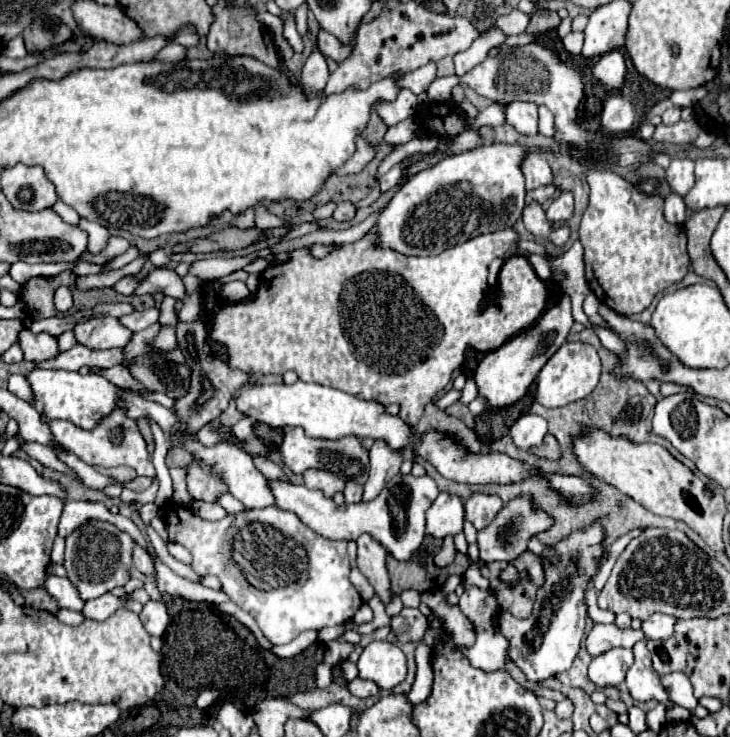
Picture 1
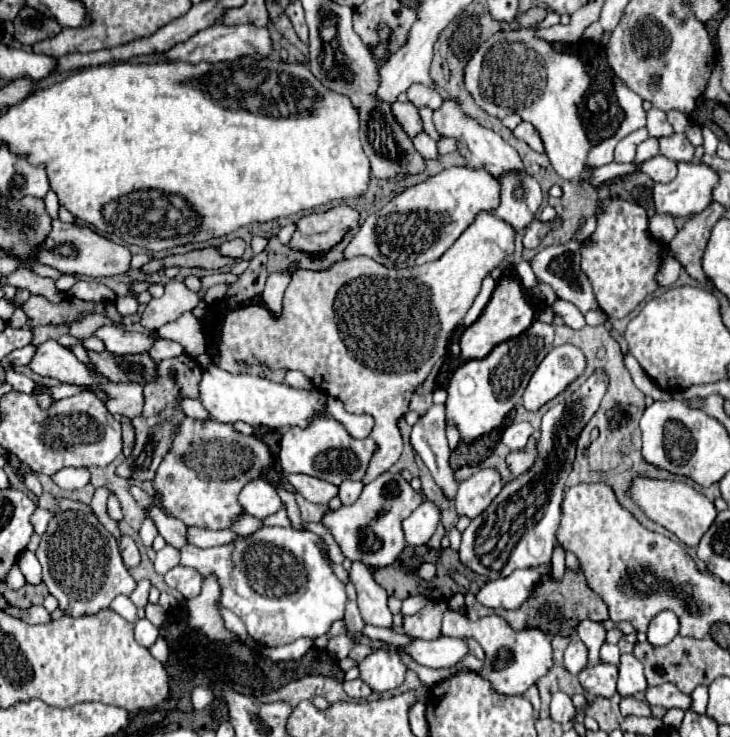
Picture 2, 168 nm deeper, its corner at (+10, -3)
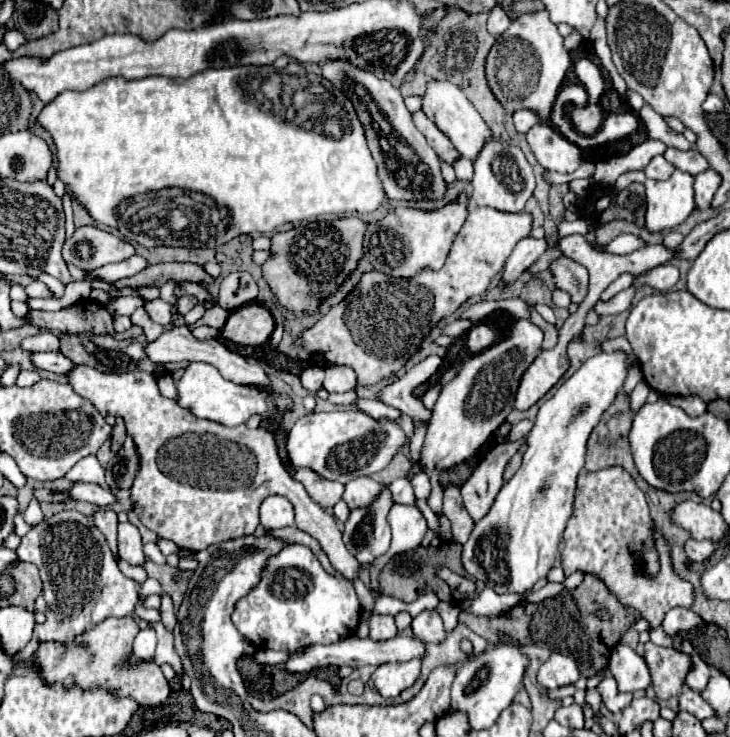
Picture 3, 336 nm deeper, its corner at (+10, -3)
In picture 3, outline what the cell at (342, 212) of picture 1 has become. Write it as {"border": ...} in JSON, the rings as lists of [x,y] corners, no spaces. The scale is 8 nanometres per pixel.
{"border":[[[337,218],[311,222],[287,232],[275,234],[271,240],[271,256],[263,264],[263,276],[279,302],[295,312],[313,312],[315,306],[355,270],[363,256],[363,234],[367,224],[361,218]]]}

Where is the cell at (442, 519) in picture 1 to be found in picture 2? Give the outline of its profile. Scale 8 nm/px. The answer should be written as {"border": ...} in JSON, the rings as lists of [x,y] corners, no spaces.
{"border":[[[423,502],[409,518],[405,518],[403,522],[403,534],[405,534],[405,542],[411,546],[421,546],[427,544],[429,538],[433,536],[437,524],[439,524],[441,516],[439,510],[435,508],[433,502]]]}

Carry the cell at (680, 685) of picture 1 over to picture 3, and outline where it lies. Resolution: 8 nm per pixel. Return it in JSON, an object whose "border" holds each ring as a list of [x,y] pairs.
{"border":[[[687,686],[683,688],[683,692],[679,696],[679,710],[685,710],[685,712],[693,714],[699,720],[705,720],[705,718],[713,716],[713,708],[697,692],[693,692]]]}

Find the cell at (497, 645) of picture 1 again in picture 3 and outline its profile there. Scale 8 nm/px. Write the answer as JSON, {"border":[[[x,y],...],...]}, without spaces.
{"border":[[[395,636],[395,638],[389,638],[389,640],[371,640],[371,638],[345,638],[333,646],[319,646],[319,644],[313,644],[307,648],[307,652],[303,654],[293,654],[285,666],[289,672],[309,672],[311,668],[315,666],[351,666],[351,668],[357,668],[357,666],[363,666],[363,664],[385,664],[385,662],[407,662],[407,660],[413,660],[413,658],[423,658],[425,656],[425,644],[415,638],[415,636]]]}

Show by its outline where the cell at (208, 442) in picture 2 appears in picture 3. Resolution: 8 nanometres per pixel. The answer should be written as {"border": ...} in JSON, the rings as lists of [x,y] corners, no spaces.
{"border":[[[73,366],[65,374],[65,378],[73,386],[73,390],[79,396],[91,400],[93,406],[103,416],[111,414],[111,416],[121,416],[125,420],[127,432],[133,436],[137,452],[141,456],[141,470],[131,488],[133,510],[137,512],[141,522],[149,530],[153,530],[157,536],[173,540],[177,546],[185,546],[189,550],[203,550],[205,546],[211,546],[211,544],[249,536],[255,532],[259,524],[259,504],[269,494],[281,494],[281,496],[287,496],[287,500],[295,508],[297,528],[311,534],[321,544],[321,550],[329,556],[333,568],[339,570],[347,580],[357,578],[359,562],[347,552],[333,516],[329,516],[321,506],[317,506],[309,498],[301,482],[293,480],[291,474],[285,470],[277,454],[277,446],[271,432],[267,432],[265,428],[249,430],[245,424],[227,428],[217,422],[201,420],[195,414],[189,414],[189,410],[179,406],[175,400],[163,398],[159,394],[153,374],[149,372],[137,370],[137,372],[125,372],[125,374],[105,374],[89,366]]]}

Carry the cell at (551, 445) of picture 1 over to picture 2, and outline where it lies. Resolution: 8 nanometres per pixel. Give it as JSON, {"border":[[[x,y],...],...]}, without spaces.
{"border":[[[529,438],[529,442],[527,442],[527,446],[525,448],[521,448],[521,450],[513,450],[513,452],[509,452],[509,456],[507,456],[507,466],[509,466],[509,470],[511,470],[511,474],[513,476],[521,476],[523,472],[527,472],[531,466],[533,466],[533,462],[535,462],[535,438]]]}

